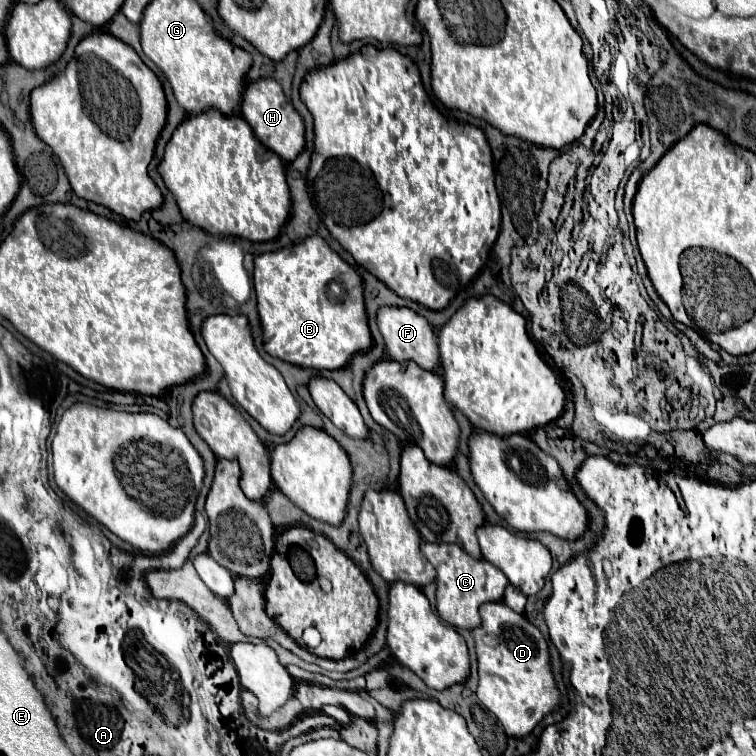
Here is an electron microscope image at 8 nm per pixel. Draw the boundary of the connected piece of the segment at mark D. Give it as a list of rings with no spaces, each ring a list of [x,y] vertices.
[[[483,603],[479,613],[483,623],[473,629],[479,661],[477,697],[499,719],[507,735],[523,739],[561,703],[561,693],[551,671],[549,647],[541,631],[505,603]]]

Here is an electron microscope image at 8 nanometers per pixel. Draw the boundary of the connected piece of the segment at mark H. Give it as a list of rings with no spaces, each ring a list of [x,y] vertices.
[[[259,79],[247,85],[243,93],[243,103],[241,103],[241,113],[245,121],[251,125],[255,131],[255,137],[271,151],[275,151],[283,161],[295,159],[303,147],[305,147],[305,123],[303,117],[295,111],[291,101],[285,97],[283,89],[275,79]]]

